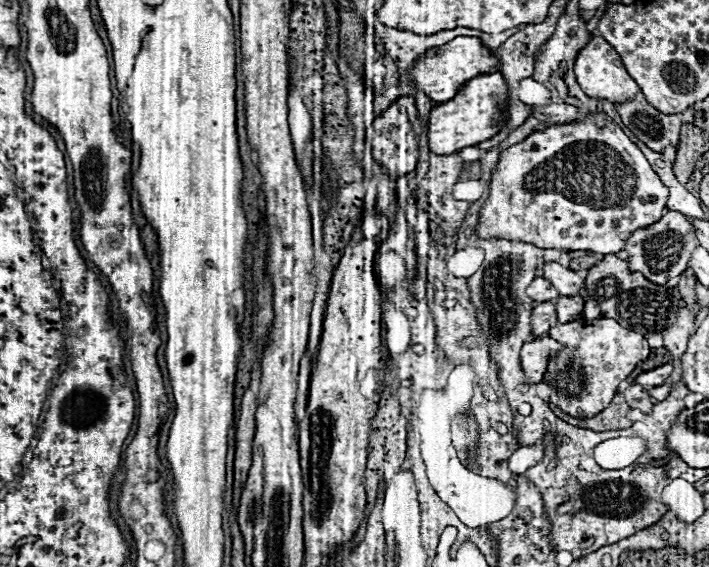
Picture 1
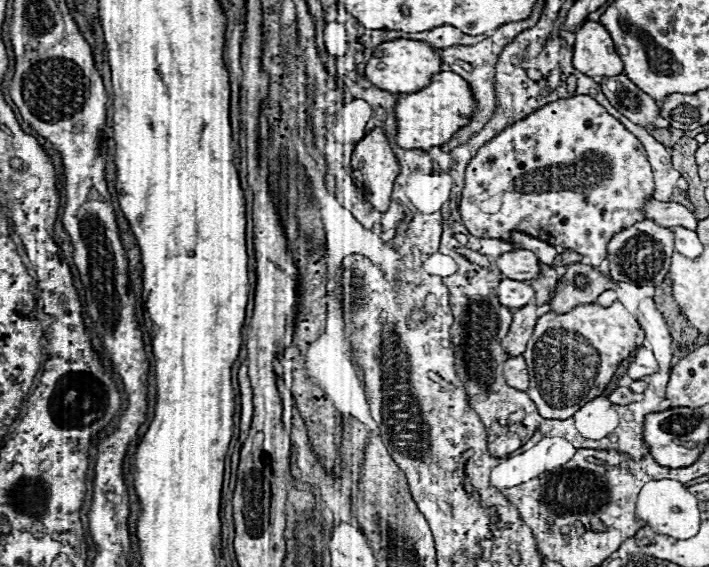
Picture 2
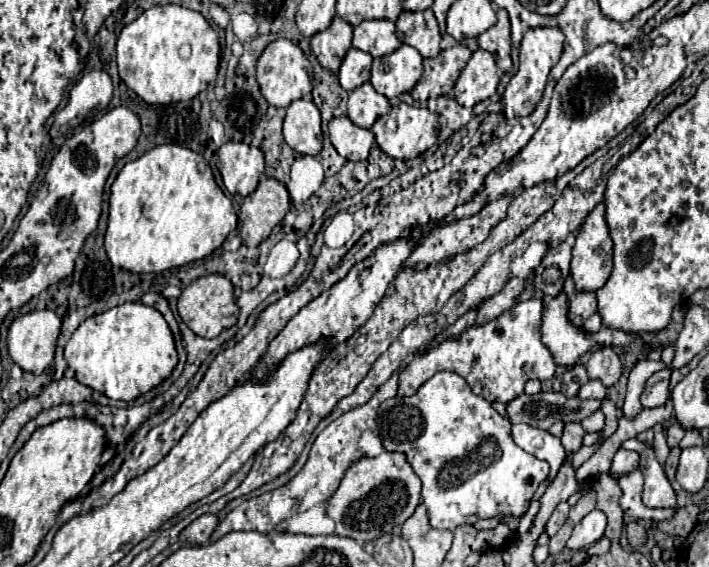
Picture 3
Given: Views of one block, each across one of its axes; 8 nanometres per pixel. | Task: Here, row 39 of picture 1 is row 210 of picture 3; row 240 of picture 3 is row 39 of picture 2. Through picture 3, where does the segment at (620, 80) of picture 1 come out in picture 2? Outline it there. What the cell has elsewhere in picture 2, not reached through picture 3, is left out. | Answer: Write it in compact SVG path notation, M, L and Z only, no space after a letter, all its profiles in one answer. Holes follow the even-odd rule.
M586 20L578 30L572 62L576 70L590 78L618 76L624 70L624 64L614 48L608 30L594 20Z

